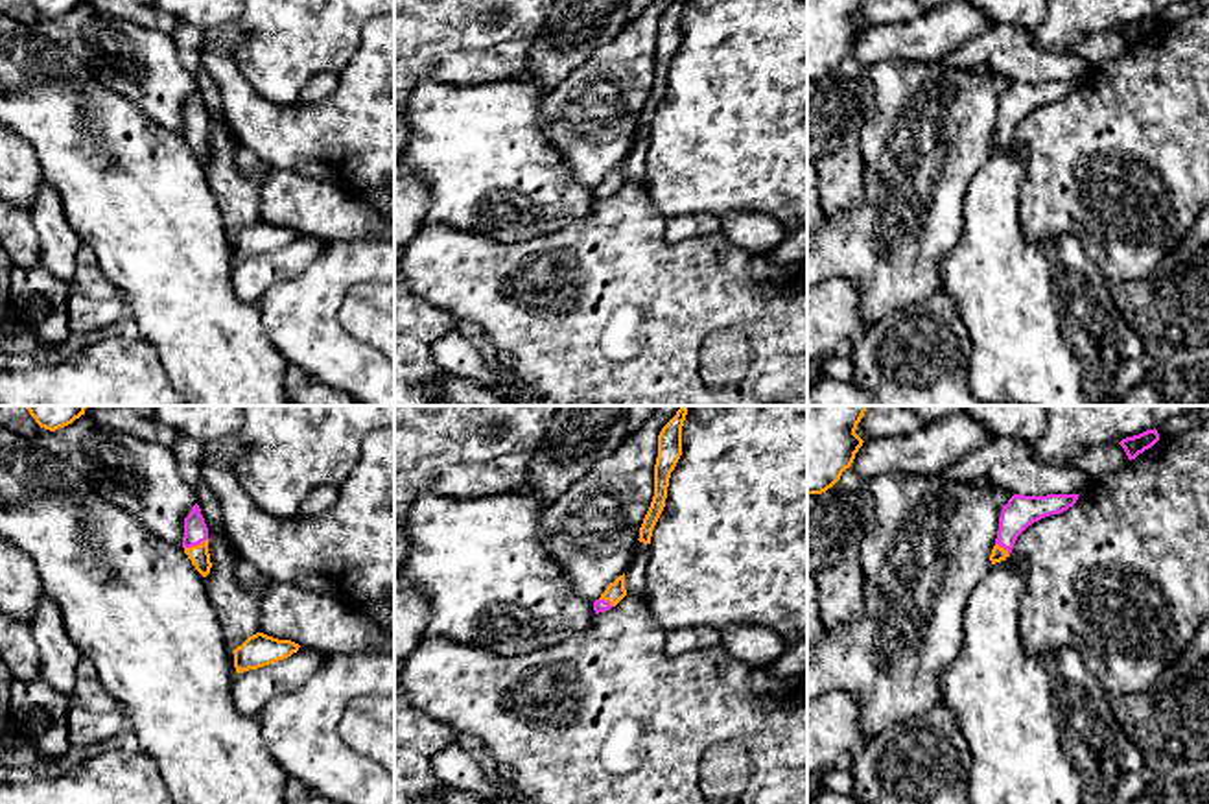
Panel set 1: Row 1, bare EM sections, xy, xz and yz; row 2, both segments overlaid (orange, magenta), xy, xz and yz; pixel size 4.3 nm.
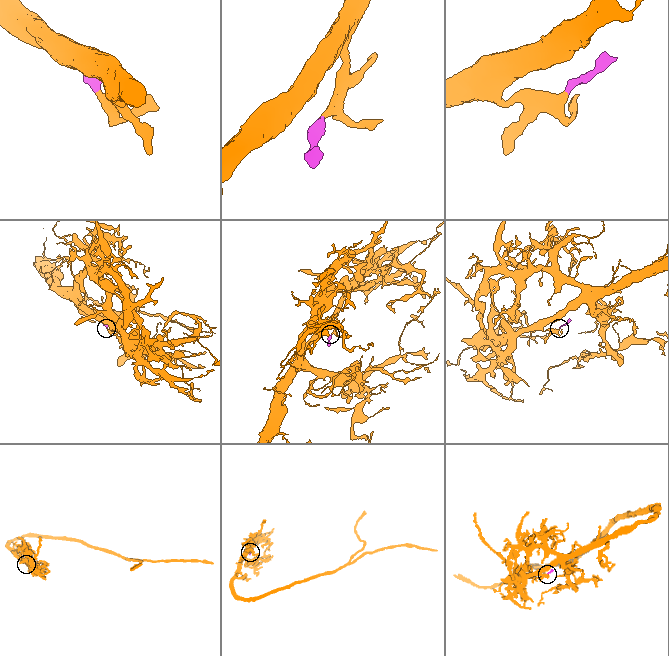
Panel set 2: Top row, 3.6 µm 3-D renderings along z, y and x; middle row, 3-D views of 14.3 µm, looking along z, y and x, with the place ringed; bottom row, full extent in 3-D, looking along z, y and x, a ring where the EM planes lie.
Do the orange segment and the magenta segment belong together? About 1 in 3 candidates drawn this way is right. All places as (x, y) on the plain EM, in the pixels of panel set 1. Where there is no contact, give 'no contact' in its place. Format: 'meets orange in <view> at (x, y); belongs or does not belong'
meets orange in xy at (196, 133); belongs

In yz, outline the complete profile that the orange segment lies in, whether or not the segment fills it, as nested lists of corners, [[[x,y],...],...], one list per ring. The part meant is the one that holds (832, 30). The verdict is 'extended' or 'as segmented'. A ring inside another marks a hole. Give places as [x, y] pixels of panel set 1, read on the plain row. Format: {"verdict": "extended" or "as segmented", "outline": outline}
{"verdict": "as segmented", "outline": [[[807,0],[807,81],[831,76],[851,53],[863,26],[855,20],[864,0]]]}

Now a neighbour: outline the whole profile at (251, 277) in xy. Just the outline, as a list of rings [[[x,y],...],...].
[[[300,232],[297,240],[284,247],[236,260],[232,271],[236,295],[258,306],[269,288],[300,277],[324,245],[326,242],[323,238]]]

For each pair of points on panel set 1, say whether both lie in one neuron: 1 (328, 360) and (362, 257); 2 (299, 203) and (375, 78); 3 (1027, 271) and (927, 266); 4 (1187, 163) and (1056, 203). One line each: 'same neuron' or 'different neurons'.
1: same neuron
2: different neurons
3: different neurons
4: same neuron

